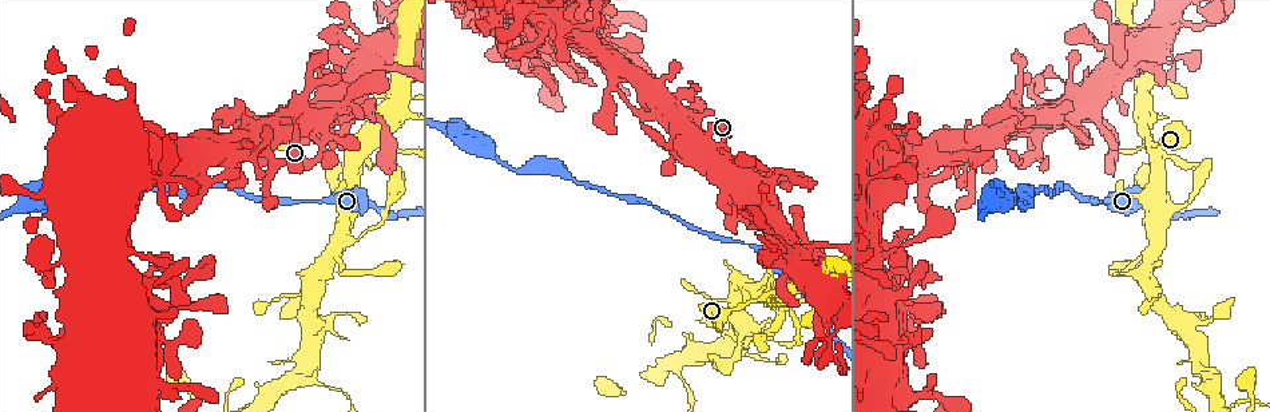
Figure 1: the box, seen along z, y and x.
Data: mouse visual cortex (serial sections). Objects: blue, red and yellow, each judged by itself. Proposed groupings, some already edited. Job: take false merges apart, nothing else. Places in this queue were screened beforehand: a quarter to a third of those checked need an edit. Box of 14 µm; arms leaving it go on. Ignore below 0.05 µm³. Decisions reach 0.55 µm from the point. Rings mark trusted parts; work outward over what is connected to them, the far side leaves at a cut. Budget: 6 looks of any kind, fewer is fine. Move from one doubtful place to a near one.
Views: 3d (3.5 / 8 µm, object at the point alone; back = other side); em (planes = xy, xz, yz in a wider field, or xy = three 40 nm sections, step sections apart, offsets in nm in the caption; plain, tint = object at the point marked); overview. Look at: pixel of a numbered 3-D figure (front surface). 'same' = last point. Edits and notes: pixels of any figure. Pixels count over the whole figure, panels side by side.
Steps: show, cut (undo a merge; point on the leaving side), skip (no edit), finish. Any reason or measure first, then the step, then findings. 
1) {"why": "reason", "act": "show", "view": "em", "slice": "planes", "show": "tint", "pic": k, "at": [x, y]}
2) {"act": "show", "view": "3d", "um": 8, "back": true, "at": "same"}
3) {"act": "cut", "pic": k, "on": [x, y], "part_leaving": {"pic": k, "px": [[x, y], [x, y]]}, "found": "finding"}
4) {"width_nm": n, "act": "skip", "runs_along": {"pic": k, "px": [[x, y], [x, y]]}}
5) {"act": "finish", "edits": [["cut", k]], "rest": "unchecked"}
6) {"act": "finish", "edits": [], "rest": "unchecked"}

{"why": "calibre changes", "act": "show", "view": "3d", "um": 3.5, "pic": 1, "at": [1157, 298]}

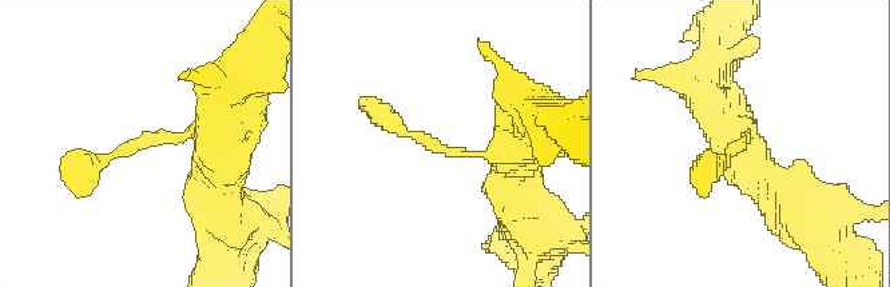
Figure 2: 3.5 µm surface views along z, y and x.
{"why": "shape alone is not enough", "act": "show", "view": "em", "slice": "xy", "step": 5, "show": "tint", "pic": 2, "at": [428, 141]}

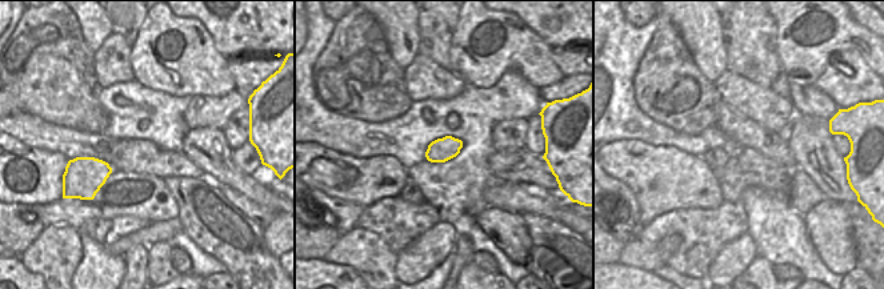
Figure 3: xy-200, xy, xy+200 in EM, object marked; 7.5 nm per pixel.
{"act": "show", "view": "em", "slice": "xy", "step": 2, "show": "tint", "at": "same"}

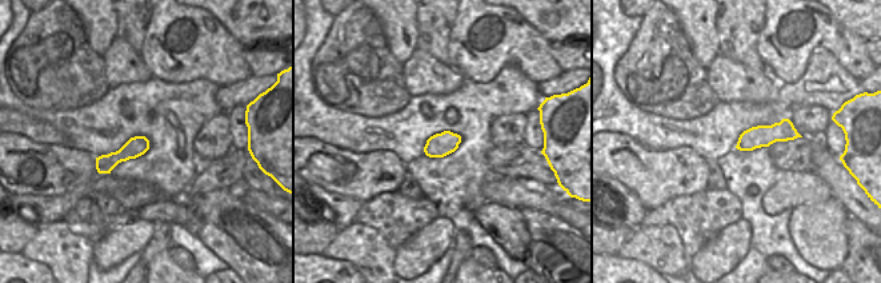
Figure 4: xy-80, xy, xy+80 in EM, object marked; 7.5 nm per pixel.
{"width_nm": 180, "act": "skip", "runs_along": {"pic": 2, "px": [[516, 142], [496, 155], [447, 152], [360, 98]]}, "found": "all the same cell"}

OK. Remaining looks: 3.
{"act": "show", "view": "3d", "um": 3.5, "pic": 1, "at": [378, 133]}

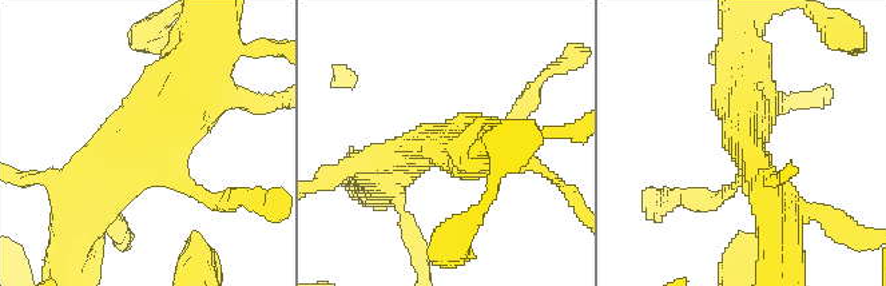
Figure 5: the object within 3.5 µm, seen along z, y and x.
{"arms": 3, "arm_widths_nm": [150, 400, 600], "act": "show", "view": "em", "slice": "planes", "show": "tint", "pic": 5, "at": [147, 150]}

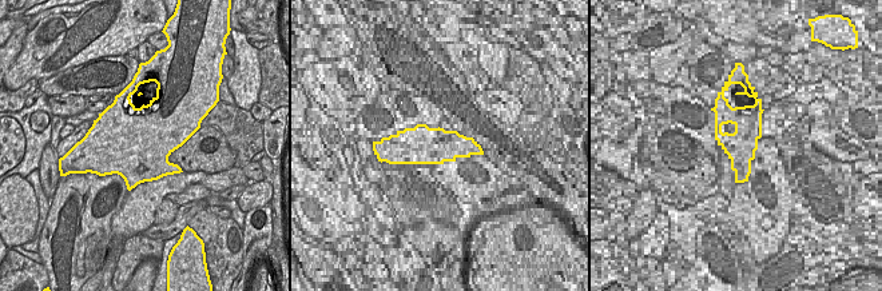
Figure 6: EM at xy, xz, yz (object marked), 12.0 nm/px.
{"act": "skip", "runs_along": {"pic": 5, "px": [[66, 197], [157, 143], [189, 74]]}, "found": "one cell here"}

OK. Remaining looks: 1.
{"act": "finish", "edits": [], "rest": "unchecked"}

